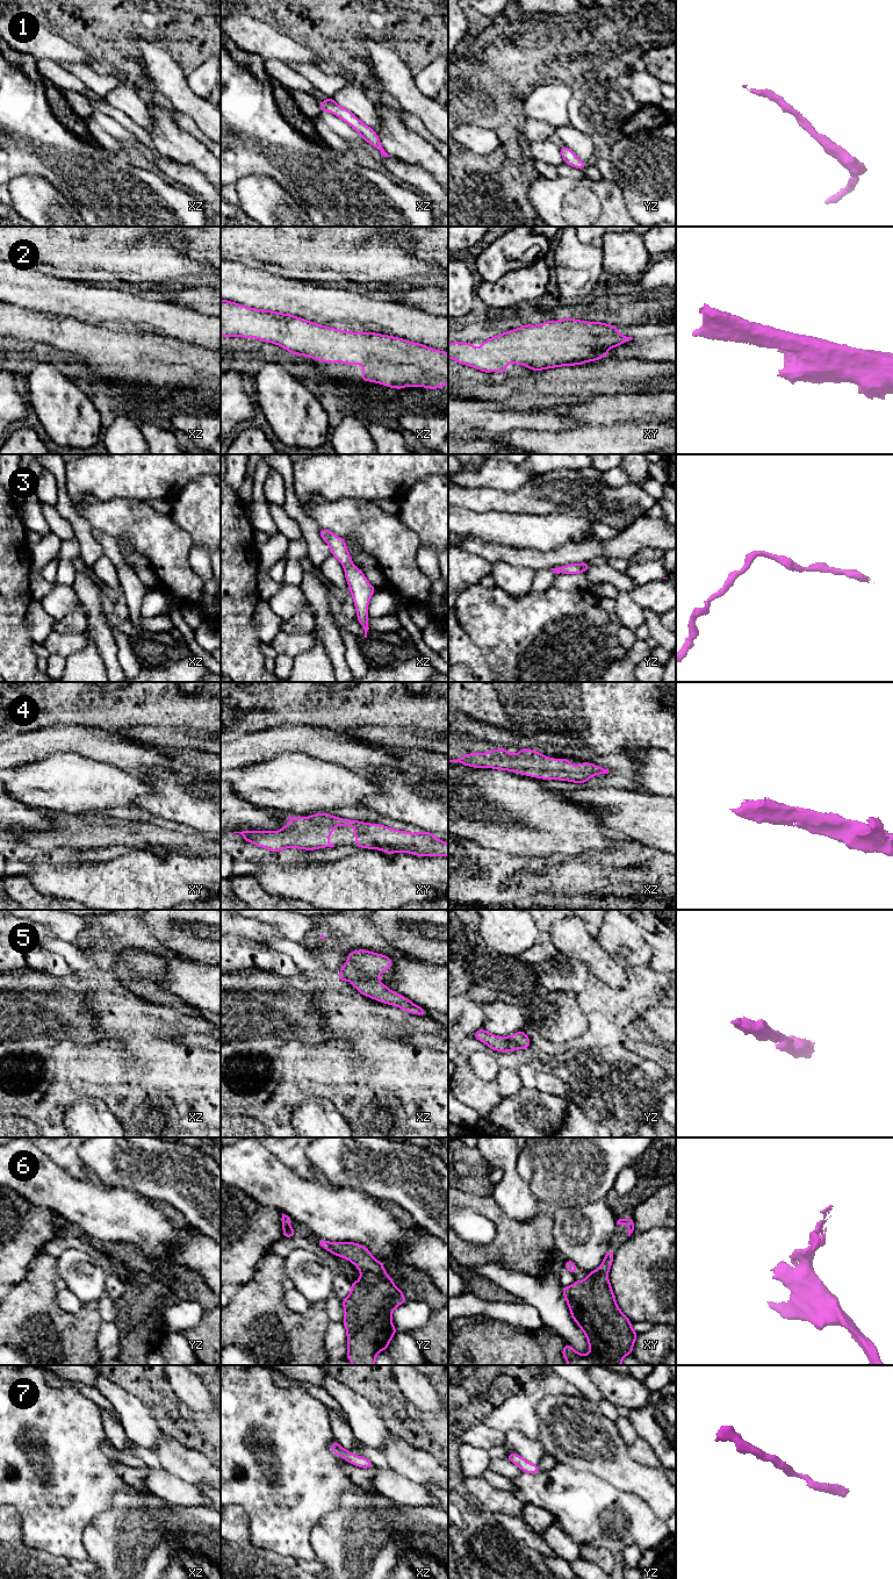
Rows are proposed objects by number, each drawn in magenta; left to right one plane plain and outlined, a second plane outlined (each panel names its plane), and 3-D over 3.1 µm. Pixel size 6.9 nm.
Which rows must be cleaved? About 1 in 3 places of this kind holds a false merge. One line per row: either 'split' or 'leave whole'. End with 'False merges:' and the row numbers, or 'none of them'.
1: leave whole
2: leave whole
3: leave whole
4: leave whole
5: leave whole
6: leave whole
7: leave whole
False merges: none of them

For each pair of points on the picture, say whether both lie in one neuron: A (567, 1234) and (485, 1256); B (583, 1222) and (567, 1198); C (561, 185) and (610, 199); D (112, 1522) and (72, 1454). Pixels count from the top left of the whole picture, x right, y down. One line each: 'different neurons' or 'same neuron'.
A: different neurons
B: different neurons
C: same neuron
D: different neurons

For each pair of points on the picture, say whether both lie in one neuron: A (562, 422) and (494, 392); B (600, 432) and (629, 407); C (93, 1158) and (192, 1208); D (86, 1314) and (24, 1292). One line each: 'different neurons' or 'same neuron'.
A: different neurons
B: same neuron
C: same neuron
D: same neuron

